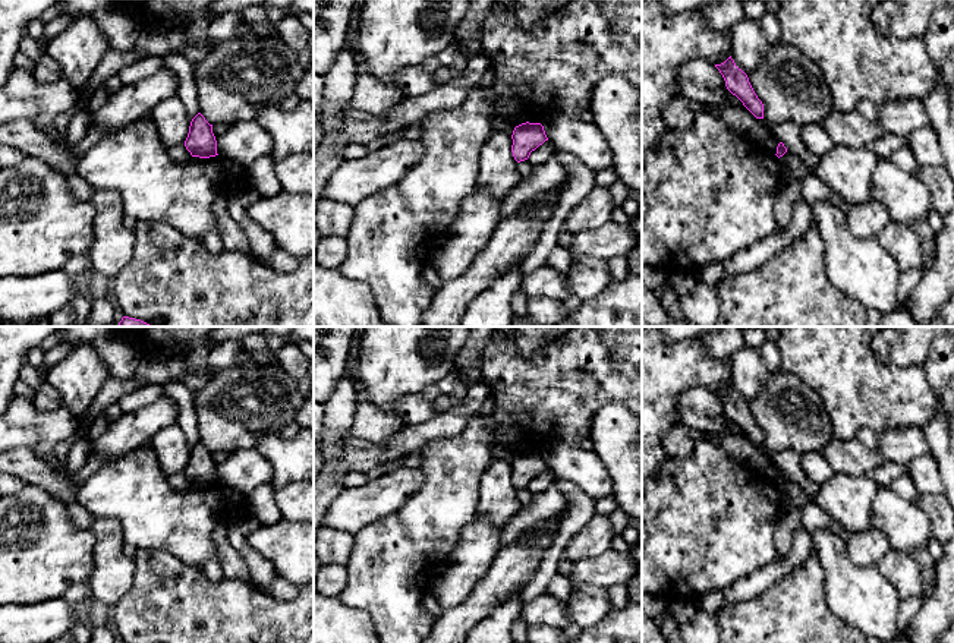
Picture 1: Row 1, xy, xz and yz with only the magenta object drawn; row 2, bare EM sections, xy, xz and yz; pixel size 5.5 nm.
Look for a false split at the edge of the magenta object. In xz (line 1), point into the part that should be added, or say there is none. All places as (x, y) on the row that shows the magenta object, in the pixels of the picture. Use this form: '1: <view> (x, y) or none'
1: none

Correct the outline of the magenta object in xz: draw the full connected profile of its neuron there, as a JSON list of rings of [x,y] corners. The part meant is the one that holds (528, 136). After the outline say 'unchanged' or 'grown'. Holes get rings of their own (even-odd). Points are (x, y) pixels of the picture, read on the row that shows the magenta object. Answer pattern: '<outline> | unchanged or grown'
[[[522,123],[514,127],[511,152],[517,163],[529,158],[530,152],[548,141],[541,123]]] | unchanged

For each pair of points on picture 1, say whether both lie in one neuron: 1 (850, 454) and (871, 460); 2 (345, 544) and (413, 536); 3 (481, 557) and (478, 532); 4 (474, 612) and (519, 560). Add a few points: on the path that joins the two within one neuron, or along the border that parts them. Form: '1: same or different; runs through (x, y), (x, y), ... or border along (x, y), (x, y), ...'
1: same; runs through (855, 459), (866, 460)
2: different; border along (355, 535), (355, 544), (346, 566)
3: same; runs through (478, 551), (478, 538)
4: same; runs through (482, 599), (509, 573)

